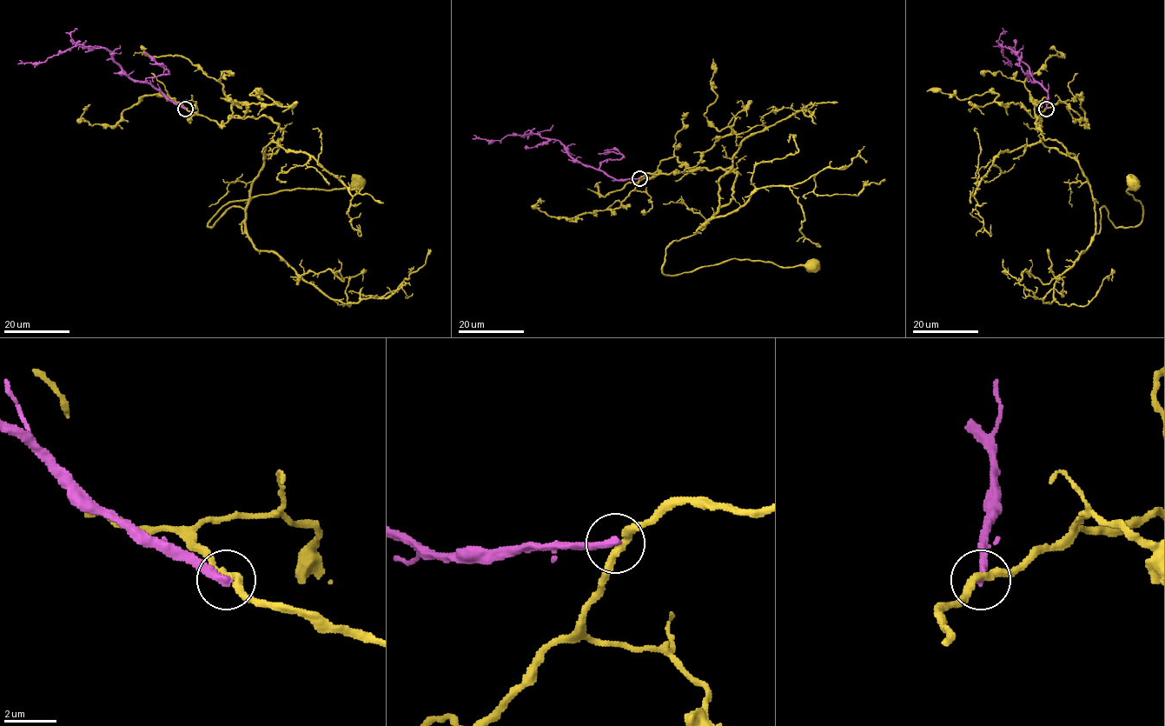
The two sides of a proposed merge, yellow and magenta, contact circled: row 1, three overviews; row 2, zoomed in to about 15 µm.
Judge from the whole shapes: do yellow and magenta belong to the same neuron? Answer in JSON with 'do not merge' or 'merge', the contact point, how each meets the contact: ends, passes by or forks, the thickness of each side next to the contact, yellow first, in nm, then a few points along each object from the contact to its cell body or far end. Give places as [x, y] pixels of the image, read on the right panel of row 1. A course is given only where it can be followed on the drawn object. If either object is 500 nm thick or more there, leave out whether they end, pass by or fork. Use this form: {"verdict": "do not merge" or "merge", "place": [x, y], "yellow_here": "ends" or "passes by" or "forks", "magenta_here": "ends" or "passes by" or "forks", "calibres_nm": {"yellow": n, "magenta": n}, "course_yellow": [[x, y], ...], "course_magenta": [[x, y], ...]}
{"verdict": "do not merge", "place": [1046, 109], "yellow_here": "passes by", "magenta_here": "ends", "calibres_nm": {"yellow": 280, "magenta": 320}, "course_yellow": [[1046, 108], [1040, 140], [1076, 161], [1098, 233], [1103, 206], [1115, 228], [1142, 219], [1134, 183]], "course_magenta": [[1046, 108], [1048, 92], [1017, 55], [1002, 44], [1006, 63]]}

